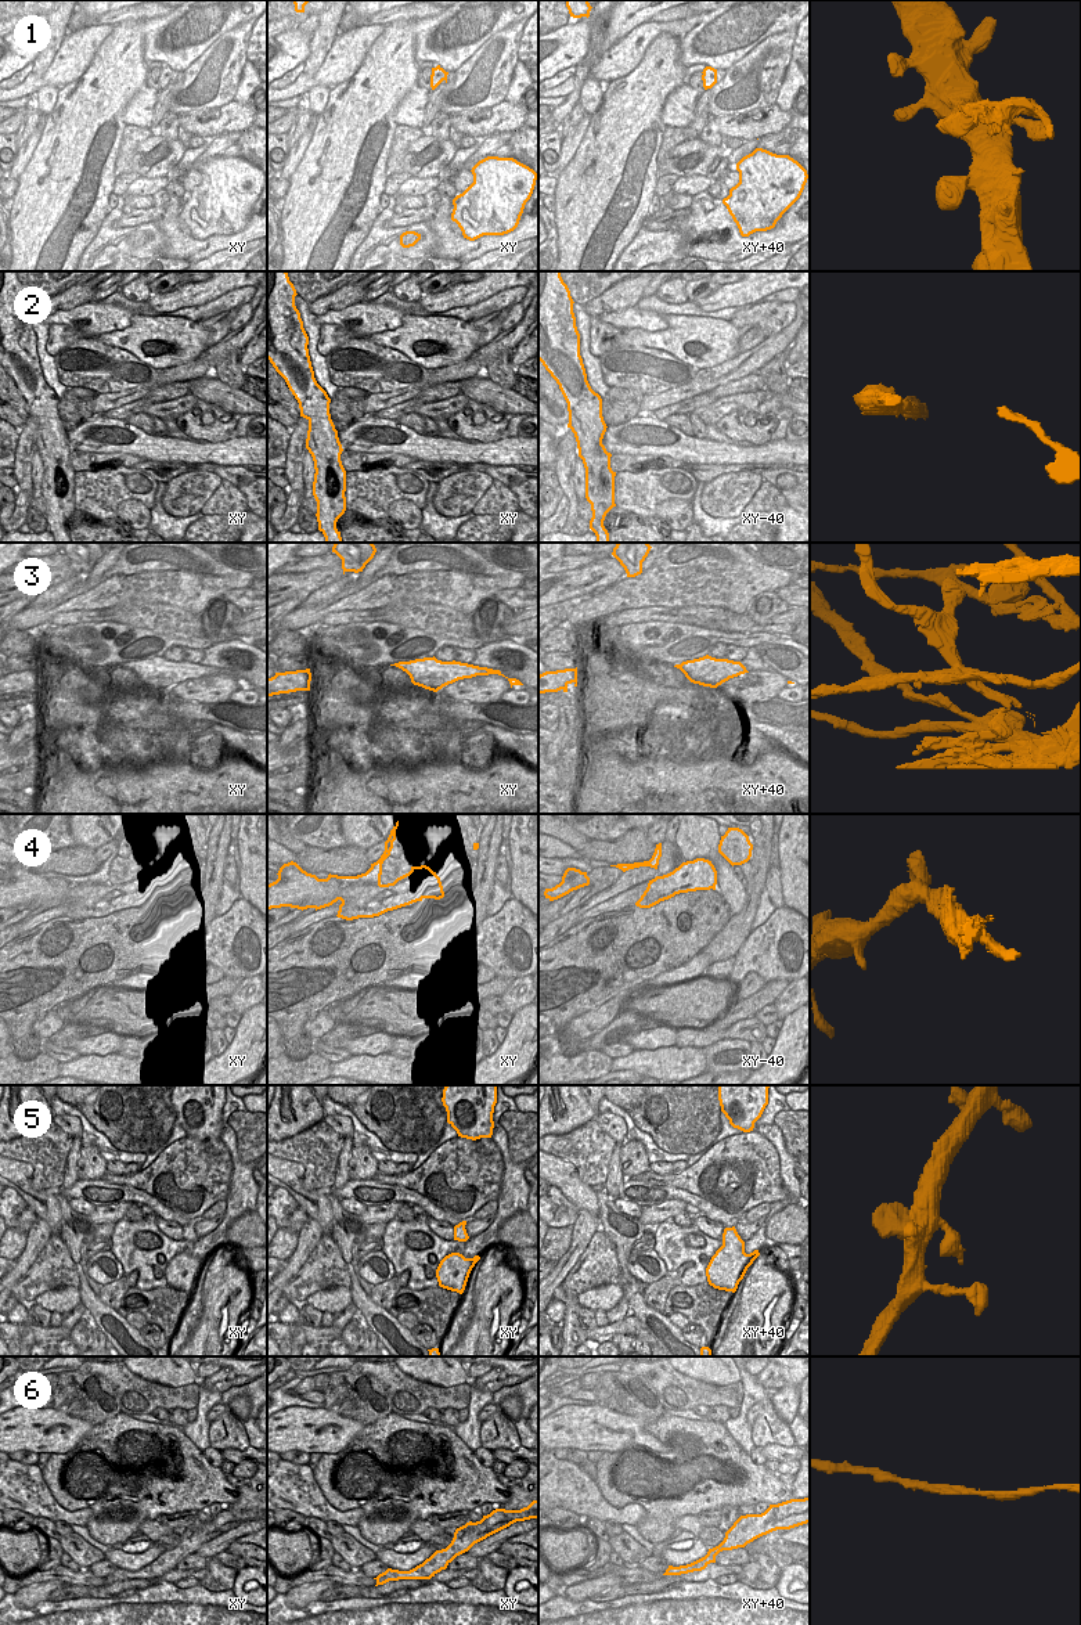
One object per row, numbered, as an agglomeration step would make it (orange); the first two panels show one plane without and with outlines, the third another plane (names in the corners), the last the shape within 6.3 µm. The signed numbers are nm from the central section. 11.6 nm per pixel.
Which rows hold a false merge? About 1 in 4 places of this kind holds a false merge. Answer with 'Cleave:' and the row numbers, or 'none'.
Cleave: 1, 3

